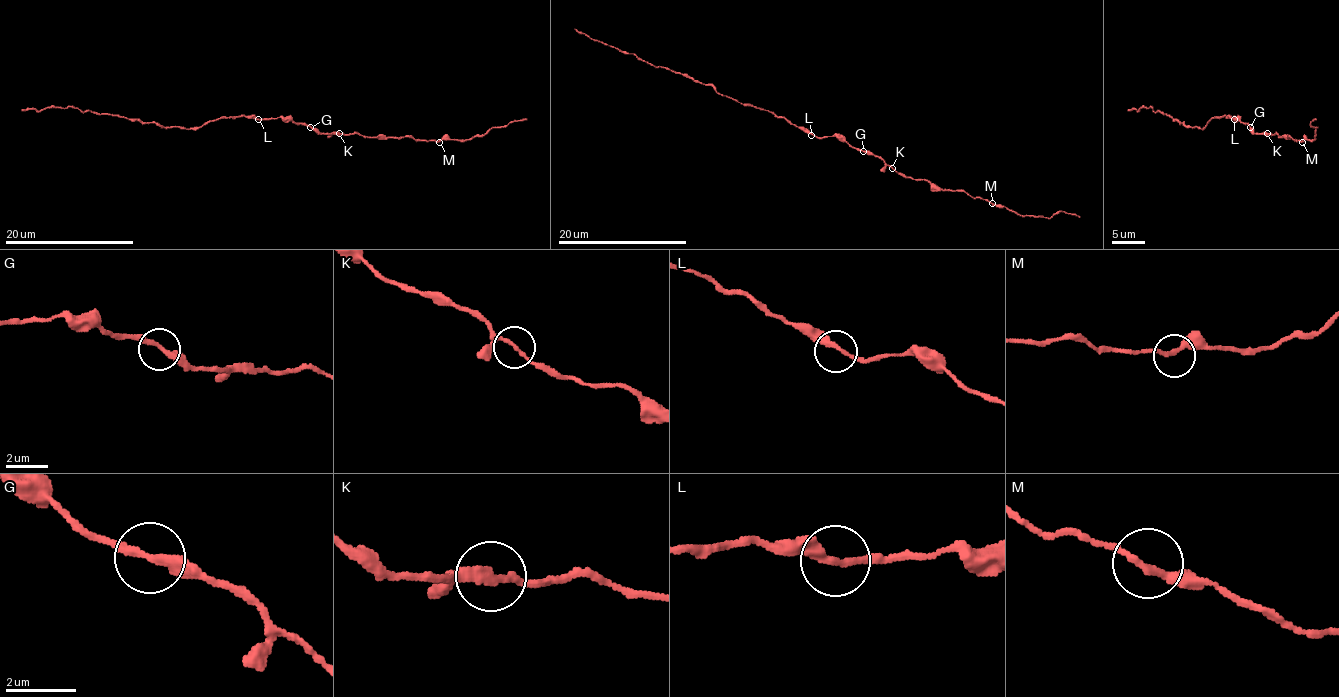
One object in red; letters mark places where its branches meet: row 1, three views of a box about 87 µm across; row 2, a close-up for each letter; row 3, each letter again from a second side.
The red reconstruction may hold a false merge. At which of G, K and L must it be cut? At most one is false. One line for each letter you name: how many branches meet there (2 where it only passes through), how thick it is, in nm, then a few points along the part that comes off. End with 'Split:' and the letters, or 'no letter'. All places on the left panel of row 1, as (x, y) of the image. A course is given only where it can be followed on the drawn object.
Split: no letter

